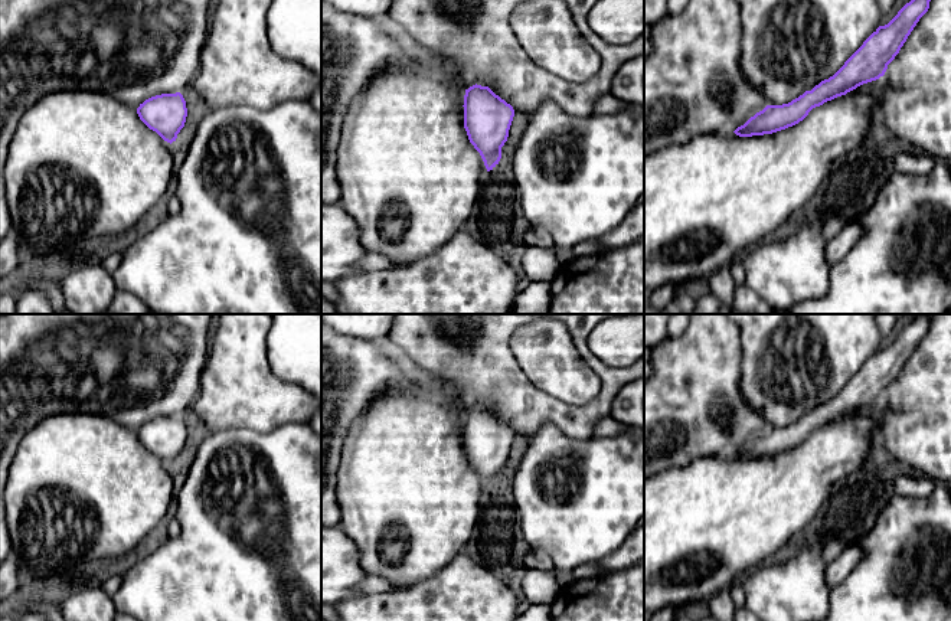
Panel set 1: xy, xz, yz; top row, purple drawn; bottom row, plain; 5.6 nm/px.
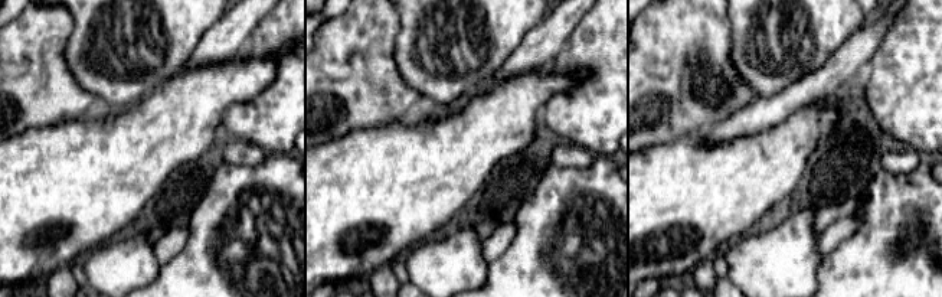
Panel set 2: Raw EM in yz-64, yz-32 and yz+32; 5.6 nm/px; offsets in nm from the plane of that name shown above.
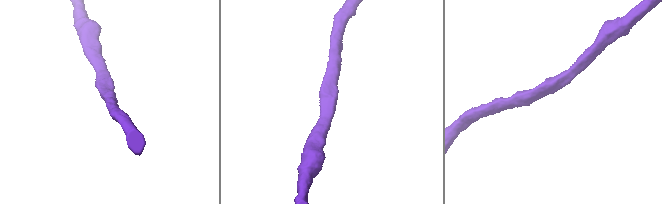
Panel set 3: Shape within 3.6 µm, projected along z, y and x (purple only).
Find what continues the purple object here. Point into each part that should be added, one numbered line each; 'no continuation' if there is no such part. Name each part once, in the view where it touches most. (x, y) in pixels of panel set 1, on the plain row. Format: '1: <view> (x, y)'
1: yz (706, 525)

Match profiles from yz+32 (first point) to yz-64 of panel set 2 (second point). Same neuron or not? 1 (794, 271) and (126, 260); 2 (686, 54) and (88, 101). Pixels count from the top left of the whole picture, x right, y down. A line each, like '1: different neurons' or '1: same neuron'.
1: same neuron
2: same neuron

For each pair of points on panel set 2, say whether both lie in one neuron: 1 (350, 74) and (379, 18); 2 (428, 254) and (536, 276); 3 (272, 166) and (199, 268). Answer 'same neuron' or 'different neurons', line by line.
1: same neuron
2: different neurons
3: same neuron

